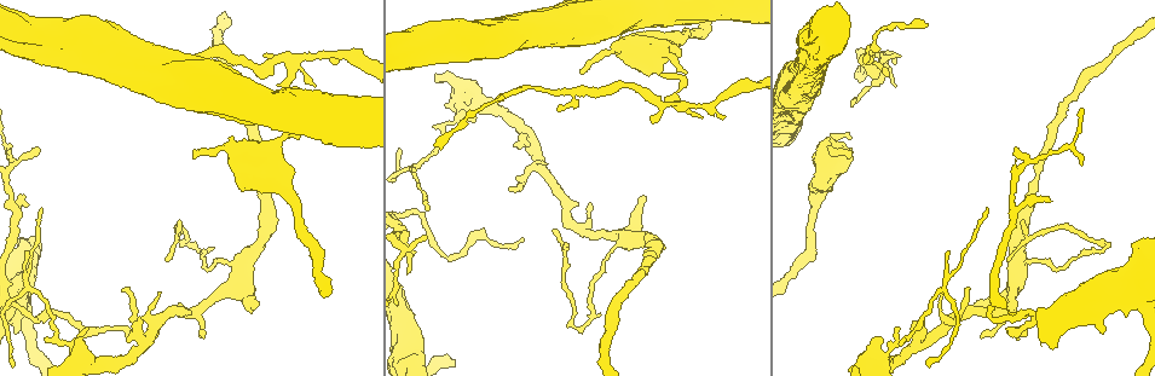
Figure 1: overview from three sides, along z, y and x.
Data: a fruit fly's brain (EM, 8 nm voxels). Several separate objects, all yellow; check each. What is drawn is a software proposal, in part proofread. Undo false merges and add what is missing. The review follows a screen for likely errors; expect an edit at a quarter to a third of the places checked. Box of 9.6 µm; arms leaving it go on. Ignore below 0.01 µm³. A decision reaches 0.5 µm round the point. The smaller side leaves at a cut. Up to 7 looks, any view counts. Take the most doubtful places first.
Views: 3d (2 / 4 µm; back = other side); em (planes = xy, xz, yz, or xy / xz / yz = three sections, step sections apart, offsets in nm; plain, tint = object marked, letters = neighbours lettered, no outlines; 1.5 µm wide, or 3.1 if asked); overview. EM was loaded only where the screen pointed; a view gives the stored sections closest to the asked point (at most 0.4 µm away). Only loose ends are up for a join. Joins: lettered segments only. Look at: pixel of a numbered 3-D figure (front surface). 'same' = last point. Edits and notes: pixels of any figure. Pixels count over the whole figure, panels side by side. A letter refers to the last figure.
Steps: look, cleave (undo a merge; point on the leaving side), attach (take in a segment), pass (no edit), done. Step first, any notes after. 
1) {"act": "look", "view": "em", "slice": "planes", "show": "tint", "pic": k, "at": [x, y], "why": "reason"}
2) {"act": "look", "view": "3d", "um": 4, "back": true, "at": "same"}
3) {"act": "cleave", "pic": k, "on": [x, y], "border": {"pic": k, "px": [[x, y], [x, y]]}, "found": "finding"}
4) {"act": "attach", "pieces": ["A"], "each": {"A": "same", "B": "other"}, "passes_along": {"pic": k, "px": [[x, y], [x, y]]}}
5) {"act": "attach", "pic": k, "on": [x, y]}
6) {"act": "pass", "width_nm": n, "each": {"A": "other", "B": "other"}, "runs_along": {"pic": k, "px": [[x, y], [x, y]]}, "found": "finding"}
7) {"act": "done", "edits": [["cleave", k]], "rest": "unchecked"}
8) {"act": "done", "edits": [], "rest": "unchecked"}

{"act": "look", "view": "em", "slice": "planes", "show": "plain", "pic": 1, "at": [851, 156], "why": "thin end"}

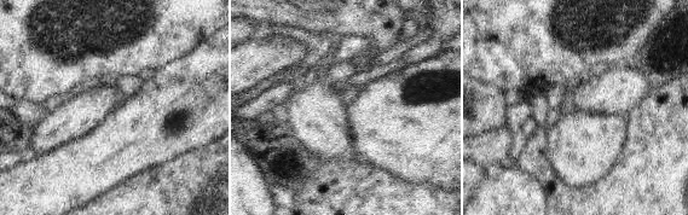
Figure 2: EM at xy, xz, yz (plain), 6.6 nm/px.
{"act": "look", "view": "em", "slice": "planes", "show": "letters", "at": "same"}

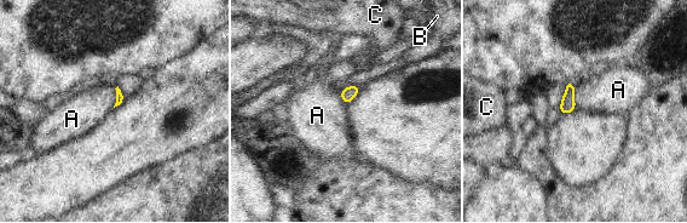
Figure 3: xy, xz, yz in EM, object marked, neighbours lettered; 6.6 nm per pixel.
{"act": "pass", "each": {"A": "other", "B": "other", "C": "other"}, "found": "no lettered segment goes on from it"}

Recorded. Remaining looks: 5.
{"act": "look", "view": "em", "slice": "yz", "step": 8, "show": "letters", "pic": 1, "at": [435, 146], "why": "thin end"}

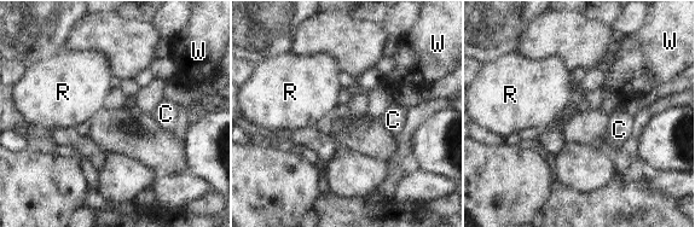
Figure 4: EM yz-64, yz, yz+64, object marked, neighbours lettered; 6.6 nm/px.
{"act": "look", "view": "em", "slice": "xz", "step": 8, "show": "letters", "at": "same", "why": "cut it another way"}

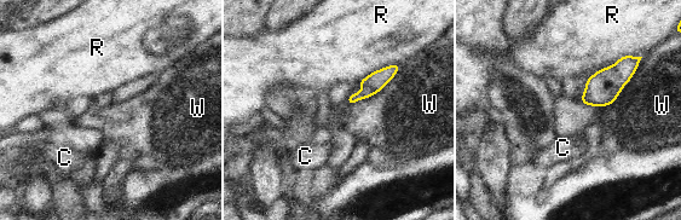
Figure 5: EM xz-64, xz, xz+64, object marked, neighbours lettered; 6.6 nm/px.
{"act": "pass", "width_nm": 100, "each": {"C": "other", "R": "other", "W": "other"}, "border": {"pic": 5, "px": [[642, 57], [619, 94], [600, 106]]}, "found": "none of them fits"}

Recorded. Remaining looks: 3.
{"act": "look", "view": "em", "slice": "planes", "show": "letters", "pic": 1, "at": [653, 122], "why": "an open end"}

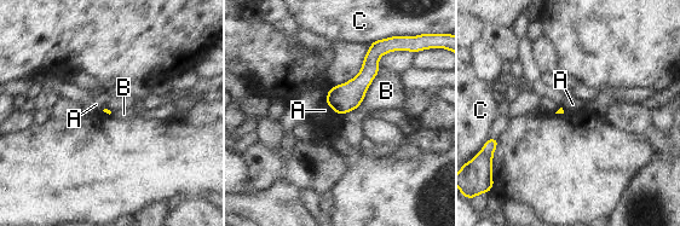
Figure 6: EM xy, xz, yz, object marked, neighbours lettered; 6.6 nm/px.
{"act": "pass", "longest_contact_nm": ["B", 380], "each": {"A": "other", "B": "other", "C": "other"}, "border": {"pic": 6, "px": [[379, 71], [363, 100], [341, 115]]}, "found": "no lettered segment goes on from it"}

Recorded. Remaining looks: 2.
{"act": "done", "edits": [], "rest": "unchecked"}

